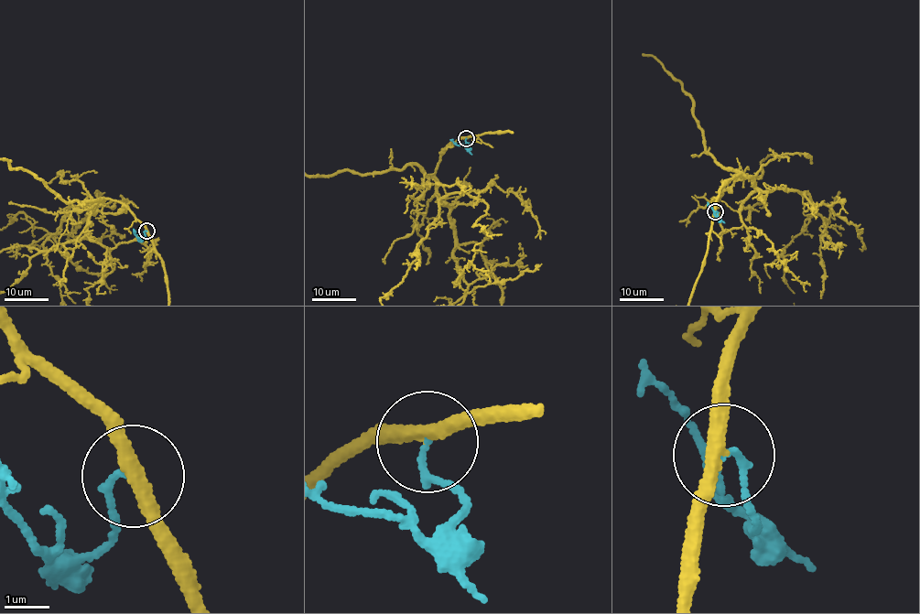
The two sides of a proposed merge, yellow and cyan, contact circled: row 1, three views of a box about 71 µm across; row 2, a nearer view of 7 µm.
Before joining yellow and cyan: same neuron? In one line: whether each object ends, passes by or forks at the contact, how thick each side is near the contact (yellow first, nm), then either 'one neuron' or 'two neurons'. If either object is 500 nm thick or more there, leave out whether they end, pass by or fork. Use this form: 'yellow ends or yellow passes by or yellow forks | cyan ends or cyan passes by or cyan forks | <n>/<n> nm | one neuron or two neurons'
yellow passes by | cyan ends | 320/140 nm | one neuron

